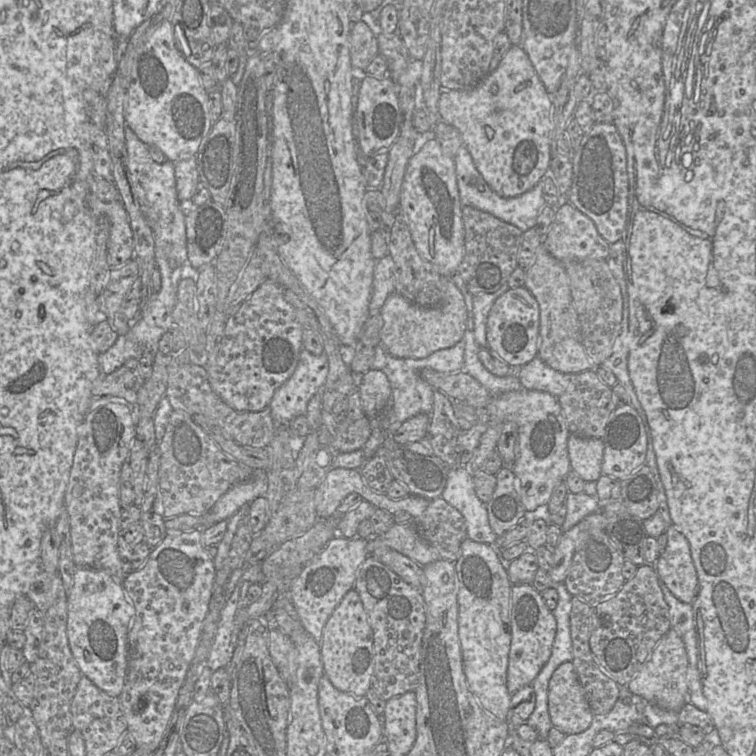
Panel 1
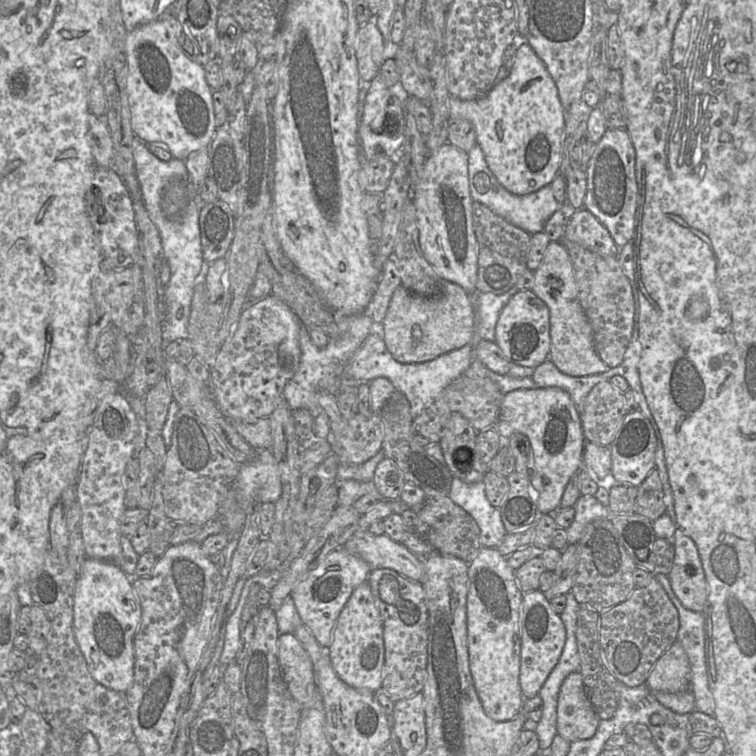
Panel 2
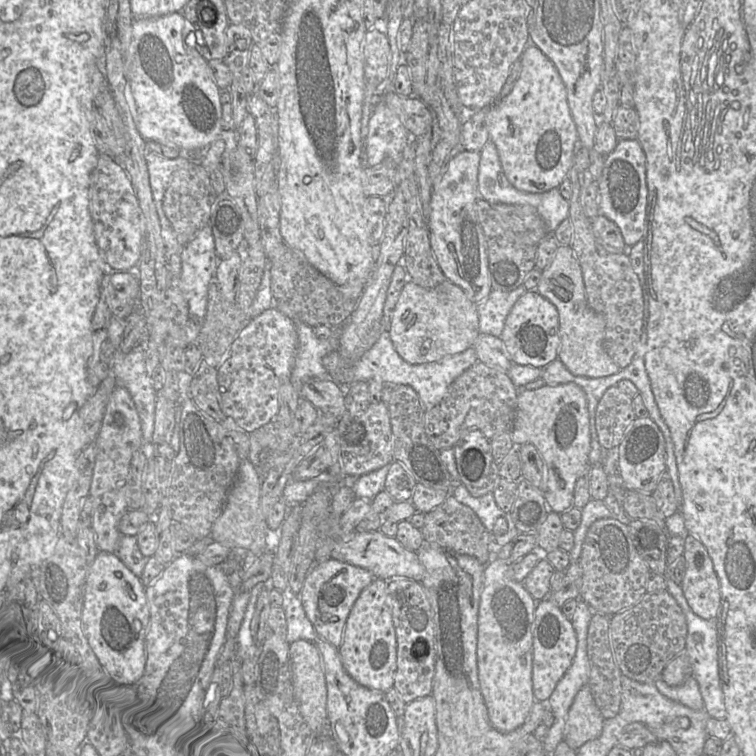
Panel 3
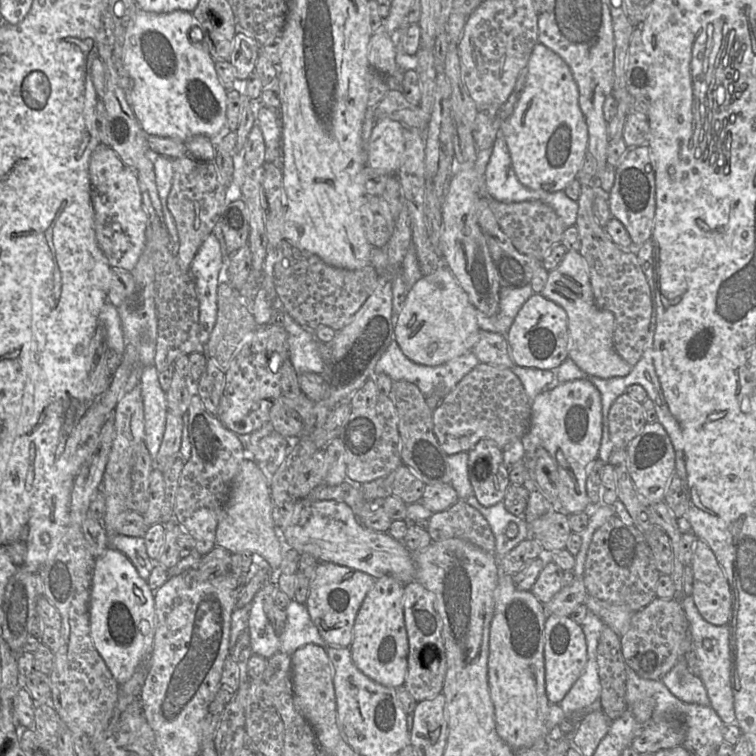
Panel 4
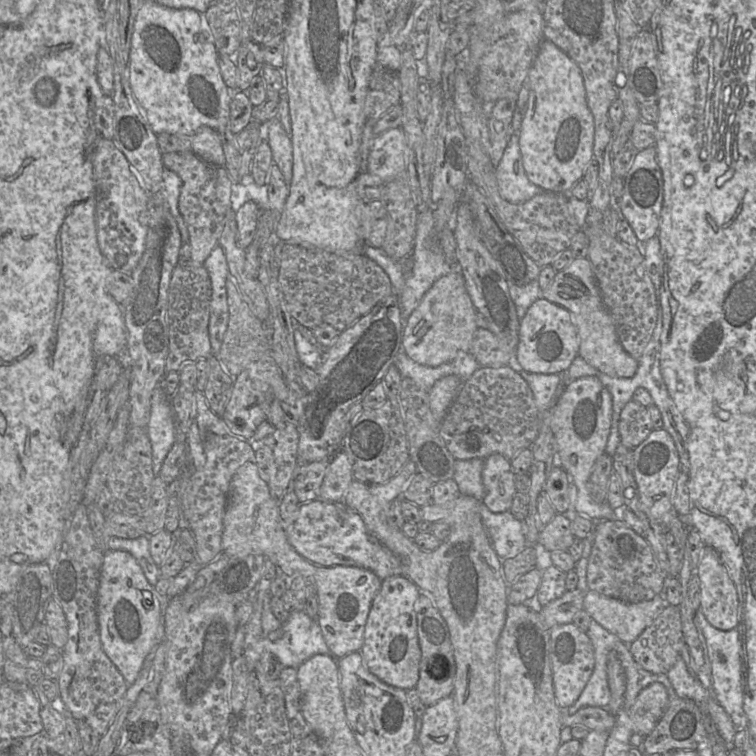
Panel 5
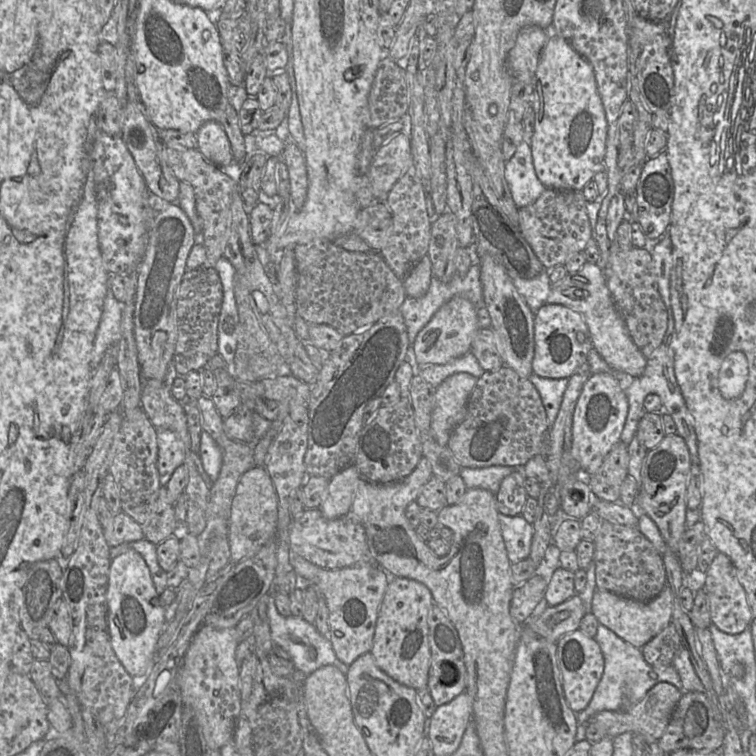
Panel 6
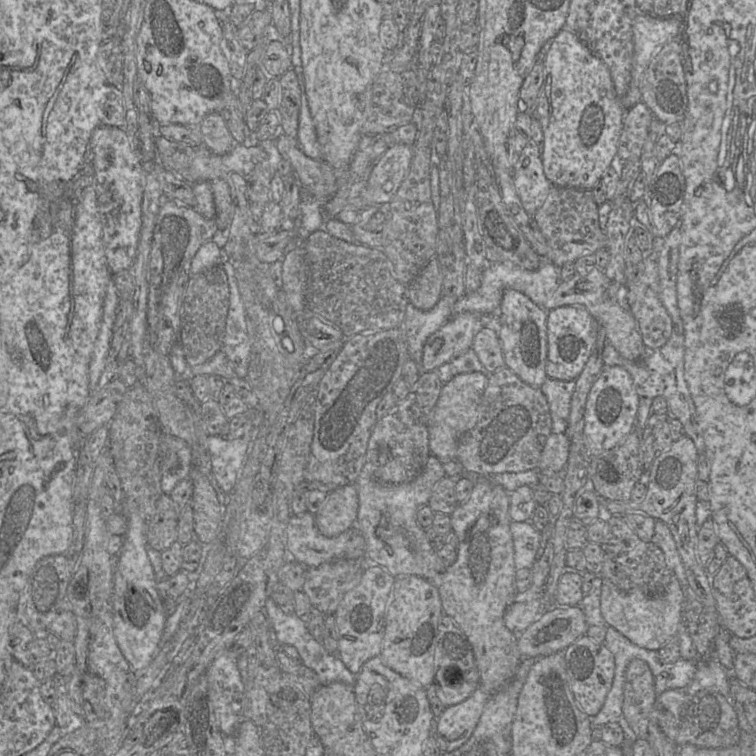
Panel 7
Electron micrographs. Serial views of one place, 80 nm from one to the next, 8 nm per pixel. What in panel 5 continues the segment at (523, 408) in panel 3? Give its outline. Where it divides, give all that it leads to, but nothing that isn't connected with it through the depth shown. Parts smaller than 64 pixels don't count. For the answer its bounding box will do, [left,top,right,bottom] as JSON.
[542,376,619,521]

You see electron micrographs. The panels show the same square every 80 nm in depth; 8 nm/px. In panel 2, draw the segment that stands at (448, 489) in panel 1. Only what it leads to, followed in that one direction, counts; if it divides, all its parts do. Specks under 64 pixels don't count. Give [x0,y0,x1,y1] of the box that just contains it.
[448,477,507,549]

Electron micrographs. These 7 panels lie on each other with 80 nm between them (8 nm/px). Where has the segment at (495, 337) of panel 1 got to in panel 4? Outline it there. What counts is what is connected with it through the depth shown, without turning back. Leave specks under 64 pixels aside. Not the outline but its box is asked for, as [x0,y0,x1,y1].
[505,292,569,370]

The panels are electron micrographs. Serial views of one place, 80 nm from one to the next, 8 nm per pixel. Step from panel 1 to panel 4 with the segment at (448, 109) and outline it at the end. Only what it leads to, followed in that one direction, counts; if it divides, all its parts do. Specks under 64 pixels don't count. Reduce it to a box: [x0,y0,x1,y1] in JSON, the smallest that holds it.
[499,43,588,191]

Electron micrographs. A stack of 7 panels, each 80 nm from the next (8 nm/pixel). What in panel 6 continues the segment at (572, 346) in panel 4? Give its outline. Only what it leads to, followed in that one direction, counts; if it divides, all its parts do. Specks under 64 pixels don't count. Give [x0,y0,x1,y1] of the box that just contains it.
[545,261,646,376]

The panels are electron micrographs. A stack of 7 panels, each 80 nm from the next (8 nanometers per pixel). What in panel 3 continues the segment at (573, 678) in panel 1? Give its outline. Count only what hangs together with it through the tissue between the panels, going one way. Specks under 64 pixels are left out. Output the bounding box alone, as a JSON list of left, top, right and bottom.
[564,685,604,750]

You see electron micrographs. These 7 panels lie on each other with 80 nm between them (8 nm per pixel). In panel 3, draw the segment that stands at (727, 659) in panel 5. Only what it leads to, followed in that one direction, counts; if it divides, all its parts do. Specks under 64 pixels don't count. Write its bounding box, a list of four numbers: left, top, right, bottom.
[665,577,727,720]

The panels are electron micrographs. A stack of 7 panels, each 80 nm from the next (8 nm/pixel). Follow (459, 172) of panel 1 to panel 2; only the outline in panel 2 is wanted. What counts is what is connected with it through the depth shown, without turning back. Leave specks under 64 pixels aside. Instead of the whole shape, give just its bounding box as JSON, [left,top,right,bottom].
[467,146,561,235]

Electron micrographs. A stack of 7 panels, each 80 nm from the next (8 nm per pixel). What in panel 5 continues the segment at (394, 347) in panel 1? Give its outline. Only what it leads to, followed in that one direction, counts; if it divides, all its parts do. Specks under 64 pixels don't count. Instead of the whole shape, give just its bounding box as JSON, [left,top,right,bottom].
[402,272,478,366]

